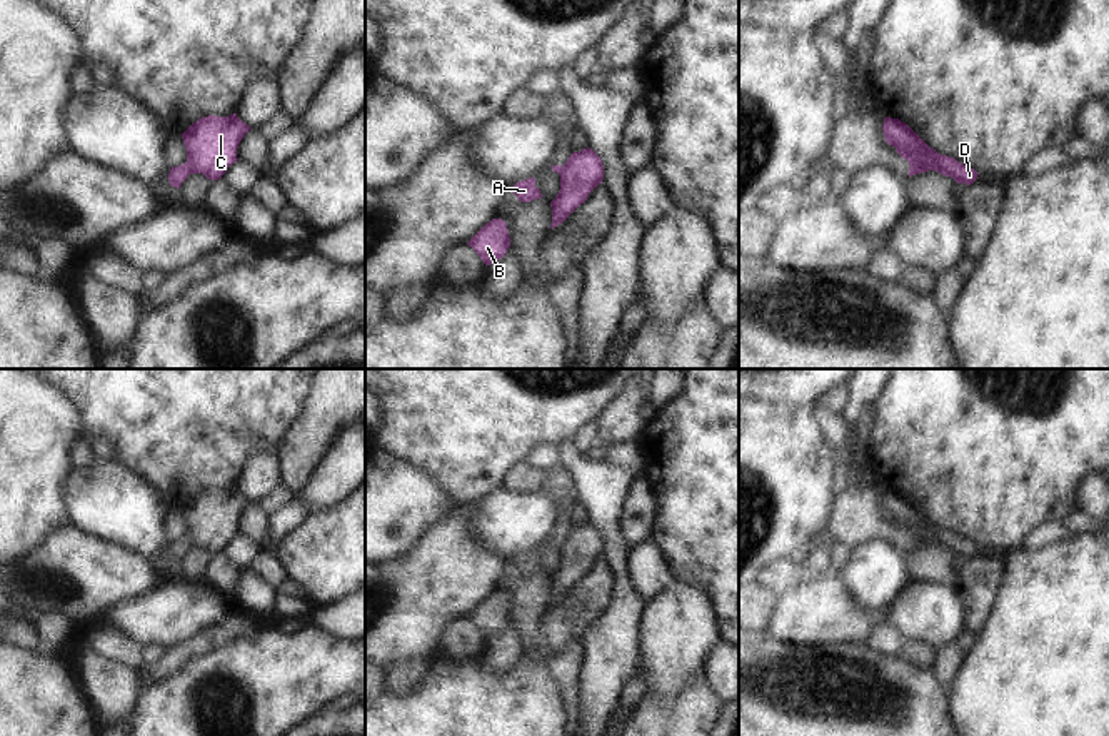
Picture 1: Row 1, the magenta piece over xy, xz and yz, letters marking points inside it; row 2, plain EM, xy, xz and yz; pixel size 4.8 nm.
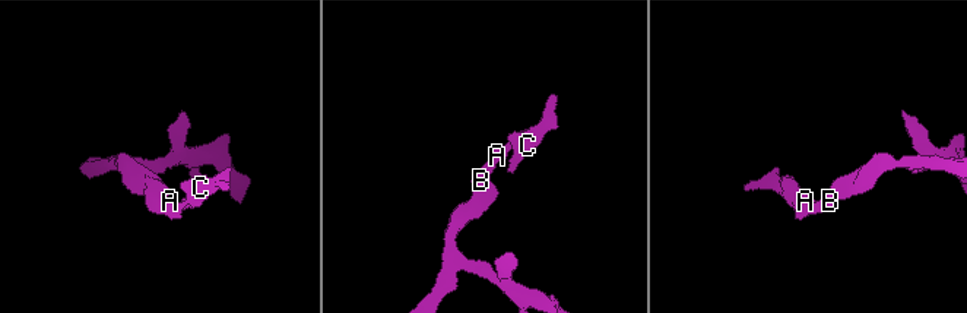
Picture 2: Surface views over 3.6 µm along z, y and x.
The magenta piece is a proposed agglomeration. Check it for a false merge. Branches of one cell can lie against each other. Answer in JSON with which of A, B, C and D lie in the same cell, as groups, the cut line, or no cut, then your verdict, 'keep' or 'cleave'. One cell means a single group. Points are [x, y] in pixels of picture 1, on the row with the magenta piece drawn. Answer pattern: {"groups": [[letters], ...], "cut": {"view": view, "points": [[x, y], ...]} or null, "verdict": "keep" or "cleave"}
{"groups": [["A", "B"], ["C", "D"]], "cut": {"view": "xy", "points": [[185, 162], [192, 172]]}, "verdict": "cleave"}

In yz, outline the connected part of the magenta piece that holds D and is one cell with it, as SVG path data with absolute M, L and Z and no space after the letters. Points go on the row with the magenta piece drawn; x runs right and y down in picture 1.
M884 118L884 137L896 152L909 162L917 174L936 170L942 175L952 177L957 184L974 184L977 172L954 157L937 154L931 149L907 124L899 118Z

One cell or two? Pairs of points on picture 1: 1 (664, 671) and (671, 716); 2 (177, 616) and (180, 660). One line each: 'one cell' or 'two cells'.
1: two cells
2: two cells

